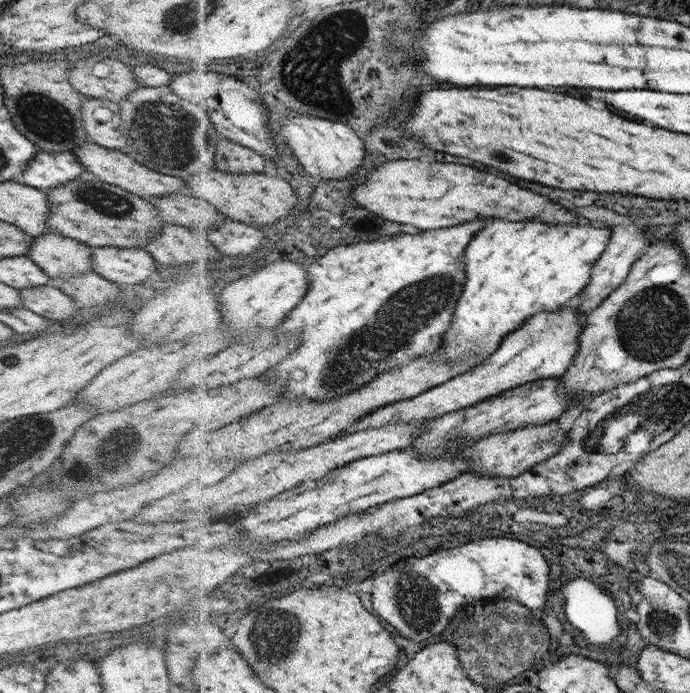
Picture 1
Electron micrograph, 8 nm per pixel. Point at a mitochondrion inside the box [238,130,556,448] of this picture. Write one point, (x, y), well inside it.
(404, 314)

